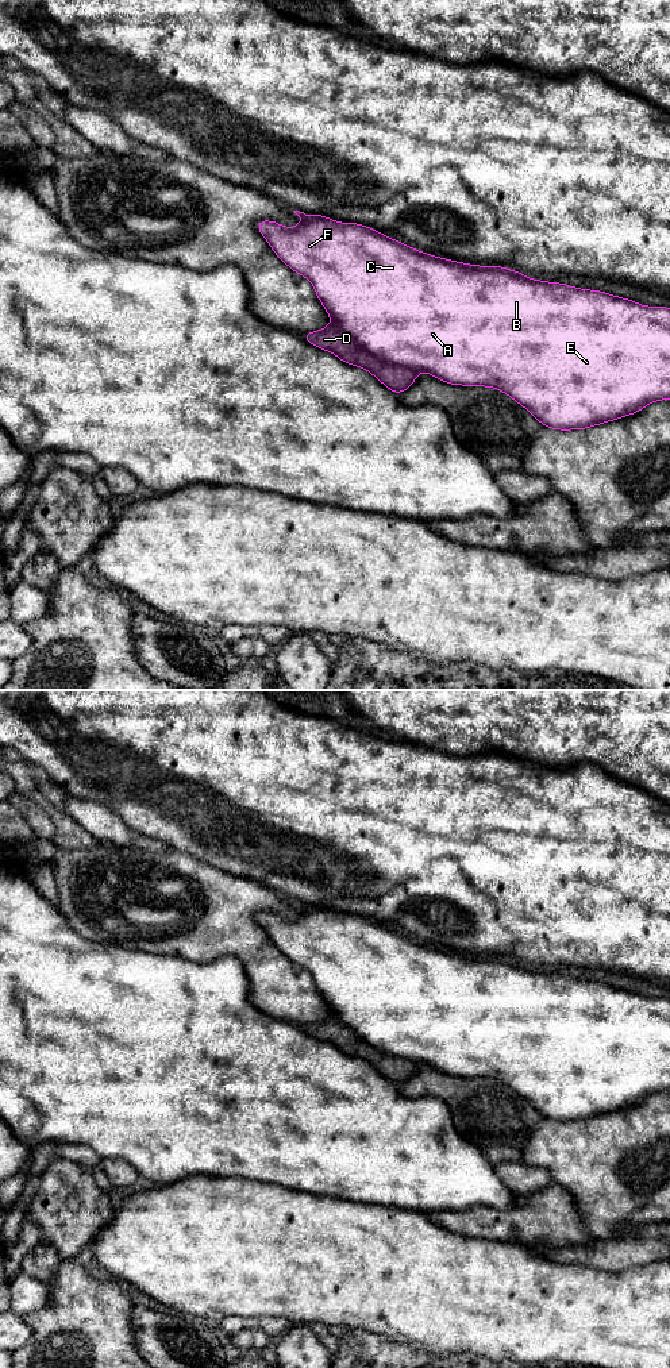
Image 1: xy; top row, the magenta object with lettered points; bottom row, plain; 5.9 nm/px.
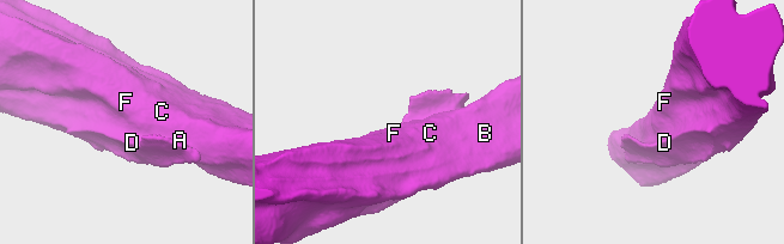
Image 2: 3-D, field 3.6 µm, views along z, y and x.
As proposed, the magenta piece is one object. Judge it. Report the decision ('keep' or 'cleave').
cleave

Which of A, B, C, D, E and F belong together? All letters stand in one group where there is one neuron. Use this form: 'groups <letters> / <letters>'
groups A B C E F / D

